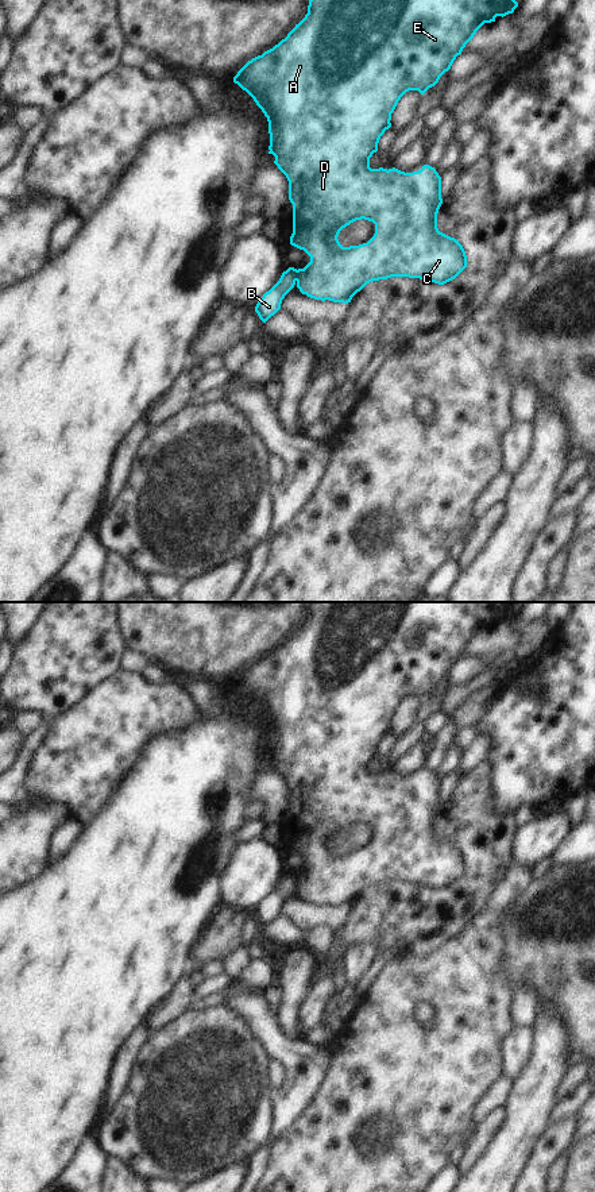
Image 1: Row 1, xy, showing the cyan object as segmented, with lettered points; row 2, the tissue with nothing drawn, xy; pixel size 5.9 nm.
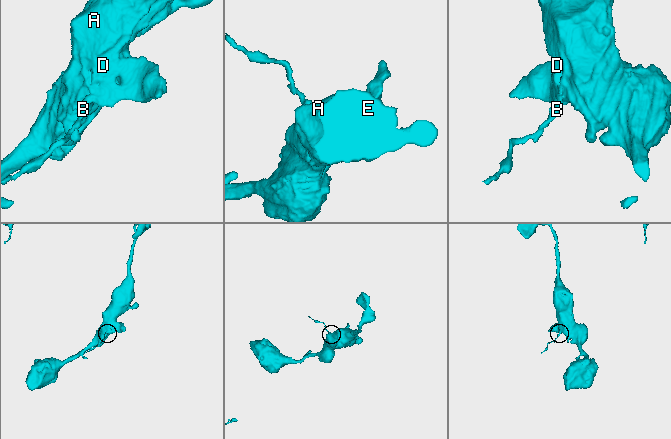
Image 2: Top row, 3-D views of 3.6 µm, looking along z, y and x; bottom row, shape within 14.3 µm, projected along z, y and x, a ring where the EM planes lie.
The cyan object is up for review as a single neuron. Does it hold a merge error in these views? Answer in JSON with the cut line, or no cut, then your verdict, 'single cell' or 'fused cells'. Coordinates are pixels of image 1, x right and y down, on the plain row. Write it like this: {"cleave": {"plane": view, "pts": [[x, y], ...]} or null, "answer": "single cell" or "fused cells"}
{"cleave": {"plane": "xy", "pts": [[296, 875], [297, 884]]}, "answer": "fused cells"}

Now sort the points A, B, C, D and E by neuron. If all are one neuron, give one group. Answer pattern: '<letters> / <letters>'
A C D E / B

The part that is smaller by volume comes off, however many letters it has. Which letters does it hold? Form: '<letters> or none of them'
B

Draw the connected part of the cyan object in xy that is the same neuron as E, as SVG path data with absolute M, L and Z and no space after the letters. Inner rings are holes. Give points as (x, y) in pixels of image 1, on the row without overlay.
M310 602L308 618L295 632L273 653L248 666L233 682L233 687L246 695L262 714L268 726L270 751L268 759L275 761L274 768L289 786L289 805L293 809L293 838L290 849L304 855L310 867L297 875L297 892L302 899L314 904L329 904L333 907L351 907L352 902L367 888L391 882L409 882L444 890L455 884L467 872L467 860L463 850L437 833L437 818L443 809L441 782L434 772L424 769L421 775L405 778L393 774L371 774L370 763L378 756L378 748L386 734L391 732L391 718L401 702L409 695L424 699L434 691L440 682L448 676L461 659L465 649L484 629L495 626L497 621L513 618L518 607L513 602ZM356 825L368 825L375 829L374 841L363 849L343 852L337 844L340 836Z

